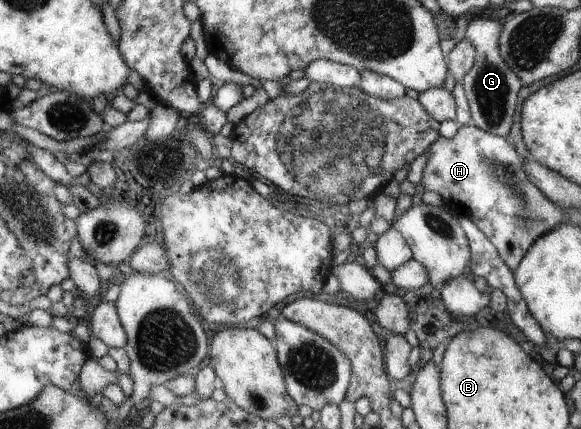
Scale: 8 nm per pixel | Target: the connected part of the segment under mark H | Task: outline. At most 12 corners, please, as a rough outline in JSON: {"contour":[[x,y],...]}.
{"contour":[[470,123],[421,178],[511,271],[558,226],[512,144]]}

